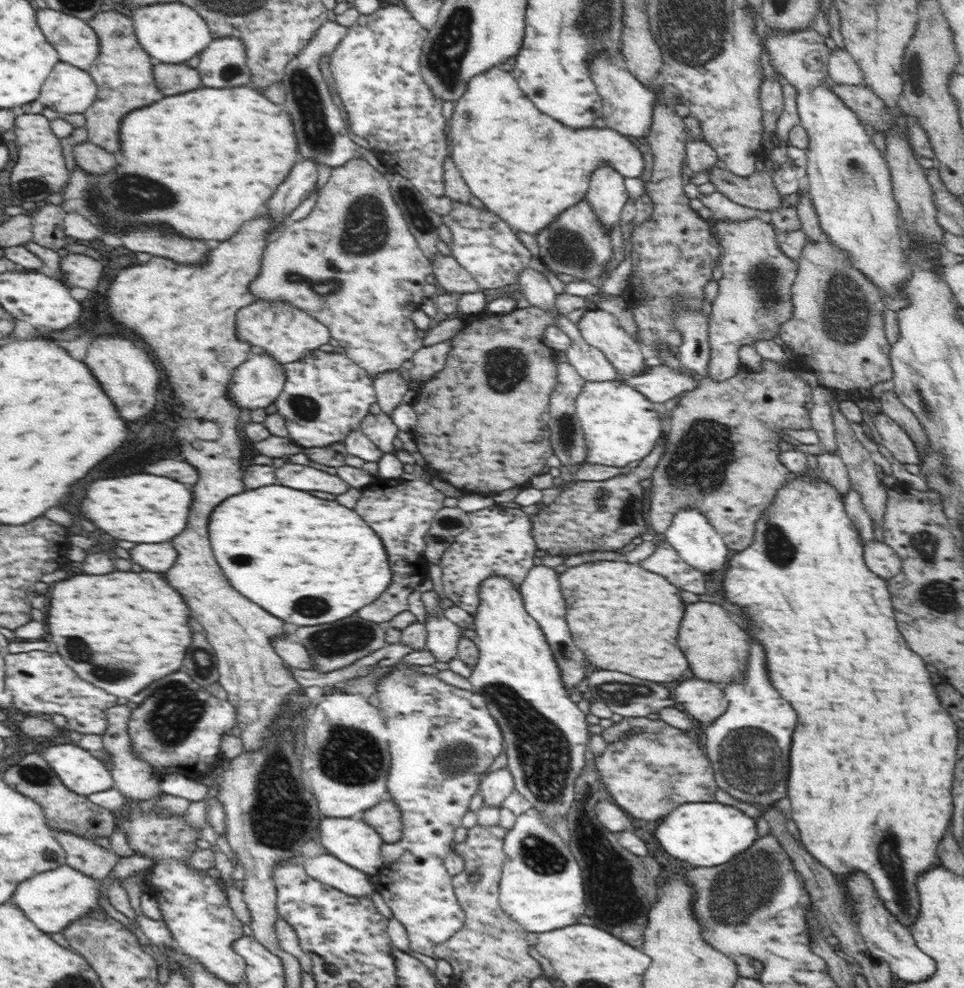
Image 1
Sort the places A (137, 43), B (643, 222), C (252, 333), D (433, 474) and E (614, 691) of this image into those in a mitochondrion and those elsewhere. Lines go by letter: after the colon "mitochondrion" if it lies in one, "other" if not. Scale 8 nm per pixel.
A: other
B: other
C: other
D: other
E: mitochondrion

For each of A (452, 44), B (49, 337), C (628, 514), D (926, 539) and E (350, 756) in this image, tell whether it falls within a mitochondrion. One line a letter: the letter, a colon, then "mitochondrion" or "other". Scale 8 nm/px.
A: mitochondrion
B: other
C: mitochondrion
D: mitochondrion
E: mitochondrion

